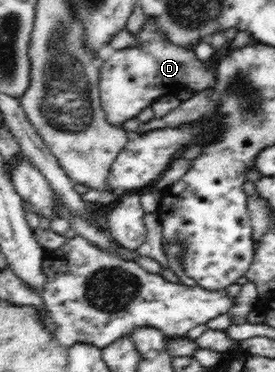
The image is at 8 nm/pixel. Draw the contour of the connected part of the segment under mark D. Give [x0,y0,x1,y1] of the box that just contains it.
[99,17,218,125]

